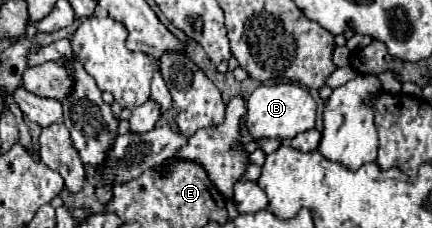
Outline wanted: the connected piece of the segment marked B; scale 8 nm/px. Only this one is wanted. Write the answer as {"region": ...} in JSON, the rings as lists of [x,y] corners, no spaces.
{"region":[[[261,84],[247,98],[245,126],[253,138],[291,140],[297,134],[315,128],[315,120],[317,120],[317,102],[311,98],[307,88],[299,84],[273,84],[273,86]]]}

